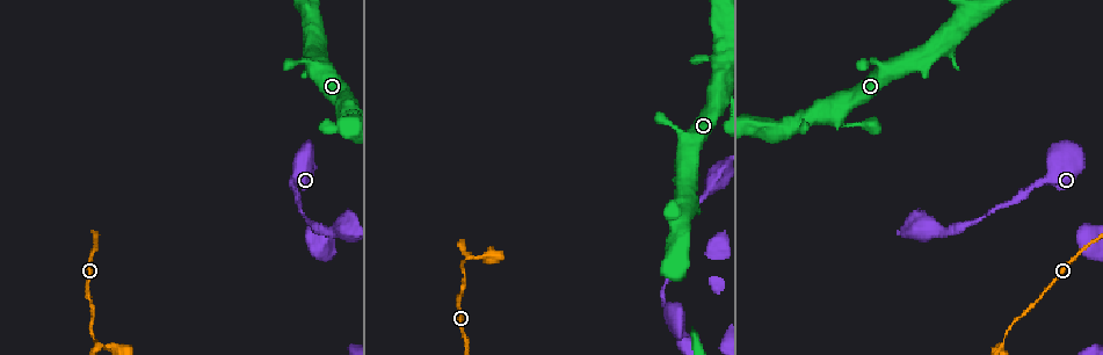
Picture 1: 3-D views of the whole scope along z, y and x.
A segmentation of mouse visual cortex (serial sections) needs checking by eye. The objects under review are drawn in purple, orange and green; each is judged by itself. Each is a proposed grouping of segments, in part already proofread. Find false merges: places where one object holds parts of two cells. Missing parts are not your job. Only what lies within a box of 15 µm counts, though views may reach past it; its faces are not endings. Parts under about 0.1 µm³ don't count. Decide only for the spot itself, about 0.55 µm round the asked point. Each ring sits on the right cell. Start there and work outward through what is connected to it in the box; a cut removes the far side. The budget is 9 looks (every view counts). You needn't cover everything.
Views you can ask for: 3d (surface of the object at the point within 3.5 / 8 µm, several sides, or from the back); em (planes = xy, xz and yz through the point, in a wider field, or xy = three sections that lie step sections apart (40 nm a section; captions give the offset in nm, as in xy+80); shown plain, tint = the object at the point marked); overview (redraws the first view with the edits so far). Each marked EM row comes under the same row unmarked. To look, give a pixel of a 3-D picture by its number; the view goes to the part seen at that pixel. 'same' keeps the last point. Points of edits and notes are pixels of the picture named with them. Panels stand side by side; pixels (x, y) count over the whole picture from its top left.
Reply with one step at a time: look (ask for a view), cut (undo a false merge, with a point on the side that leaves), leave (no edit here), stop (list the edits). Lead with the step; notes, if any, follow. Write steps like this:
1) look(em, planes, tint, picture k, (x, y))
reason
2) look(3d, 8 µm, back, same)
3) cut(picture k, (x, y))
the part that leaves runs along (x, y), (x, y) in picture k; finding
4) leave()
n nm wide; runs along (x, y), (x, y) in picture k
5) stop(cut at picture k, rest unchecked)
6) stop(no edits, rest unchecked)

look(3d, 3.5 µm, picture 1, (97, 346))
three arms meet

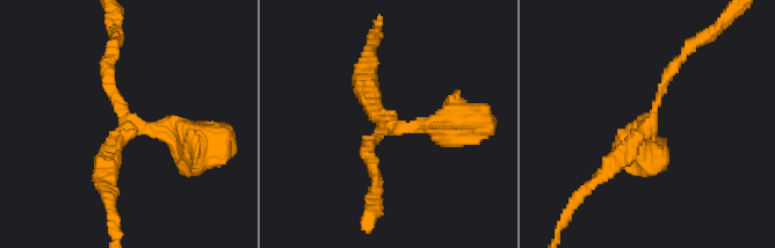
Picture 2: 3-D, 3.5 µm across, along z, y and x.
look(em, xy, step 2, tint, picture 2, (649, 121))
3 arms; arms of 150, 200, 250 nm

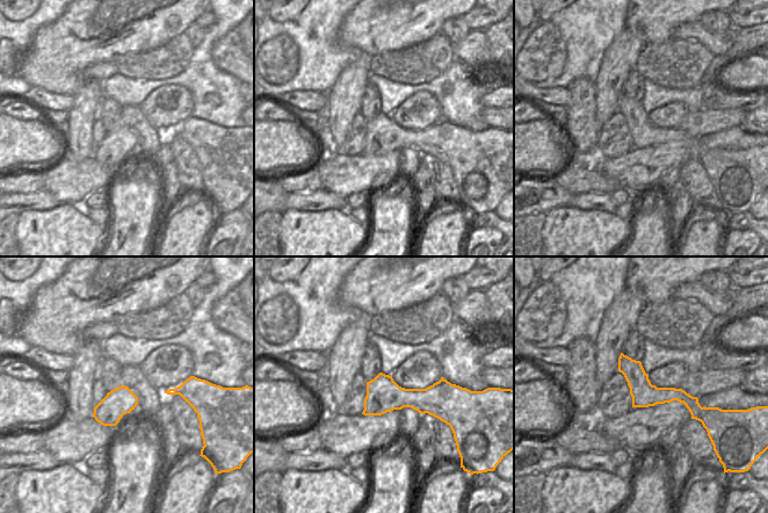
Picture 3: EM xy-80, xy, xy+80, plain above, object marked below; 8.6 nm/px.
leave()
runs along (371, 158), (385, 128), (460, 116) in picture 2; one cell here

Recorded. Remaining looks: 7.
look(3d, 3.5 µm, picture 1, (1068, 156))
sudden change in width

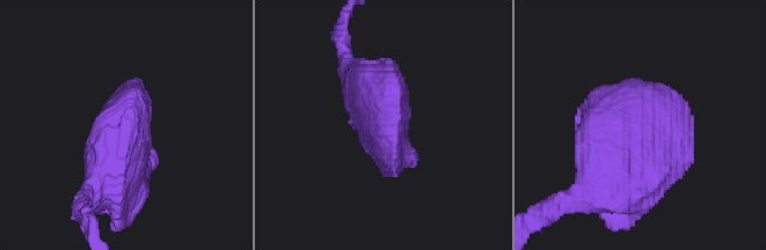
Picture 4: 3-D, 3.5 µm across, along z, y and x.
look(em, xy, step 3, tint, picture 4, (384, 122))
shape alone is not enough

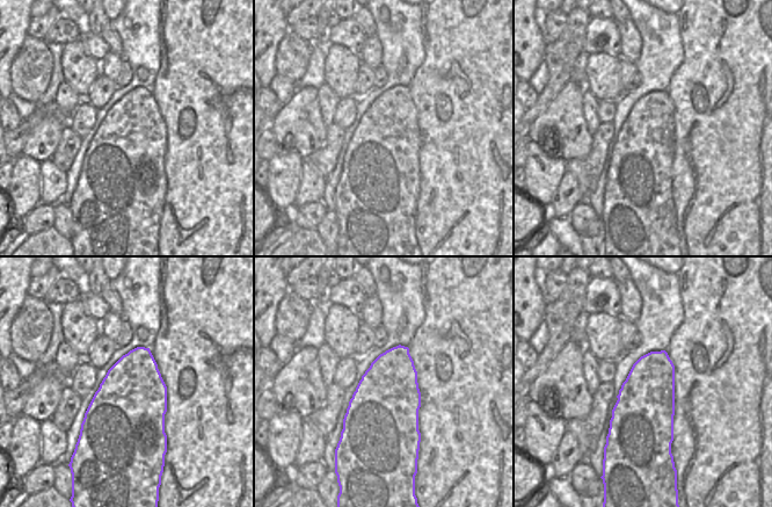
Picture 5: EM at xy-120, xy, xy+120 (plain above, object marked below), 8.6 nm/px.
leave()
runs along (635, 195), (627, 138), (677, 95) in picture 4; one cell here

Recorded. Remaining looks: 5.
look(3d, 3.5 µm, picture 1, (679, 222))

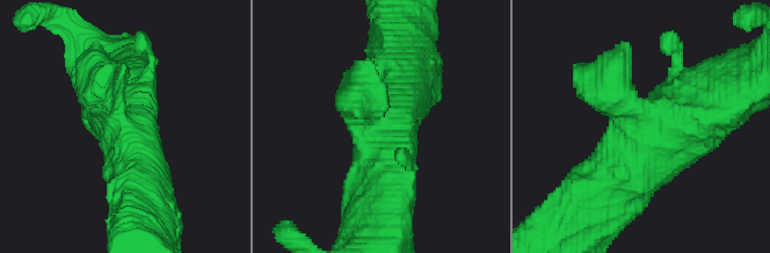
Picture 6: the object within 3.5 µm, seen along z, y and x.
look(em, xy, step 5, tint, picture 6, (642, 131))
need the tissue

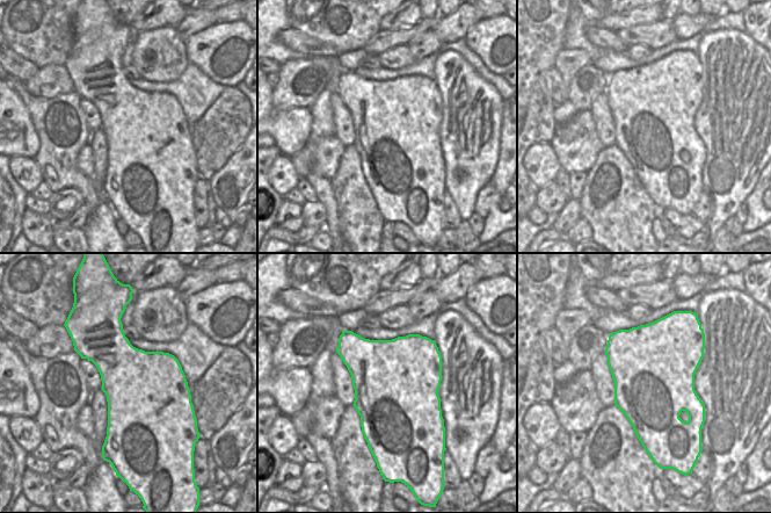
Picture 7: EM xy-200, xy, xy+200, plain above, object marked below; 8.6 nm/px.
look(em, planes, tint, same)

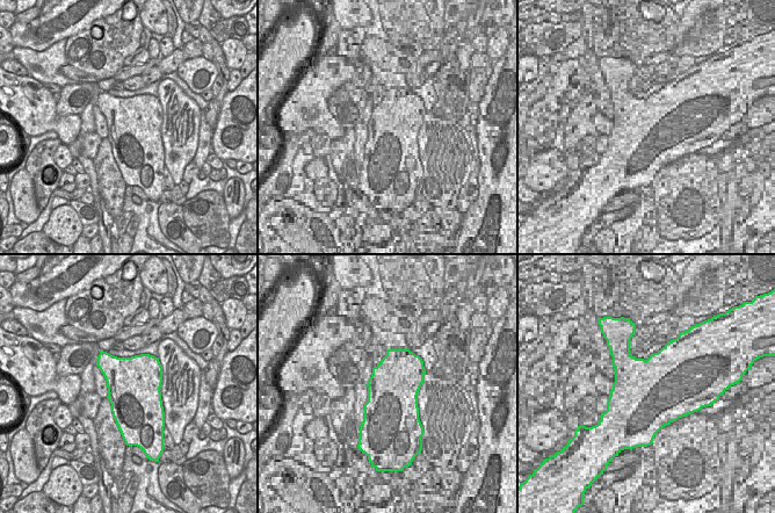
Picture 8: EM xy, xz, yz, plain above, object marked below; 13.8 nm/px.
leave()
750 nm wide; runs along (601, 190), (643, 130), (714, 106) in picture 6; continuous, no second cell

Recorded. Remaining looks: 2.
look(3d, 3.5 µm, picture 1, (713, 63))

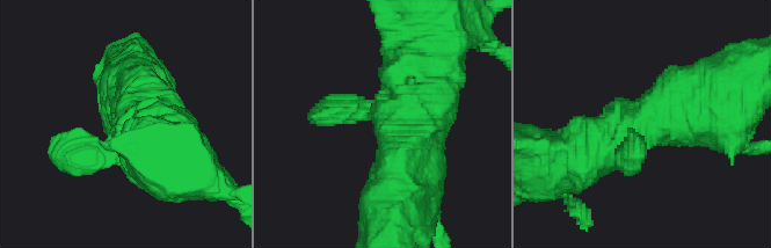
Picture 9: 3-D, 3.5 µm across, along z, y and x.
look(em, xy, step 2, tint, picture 9, (383, 117))

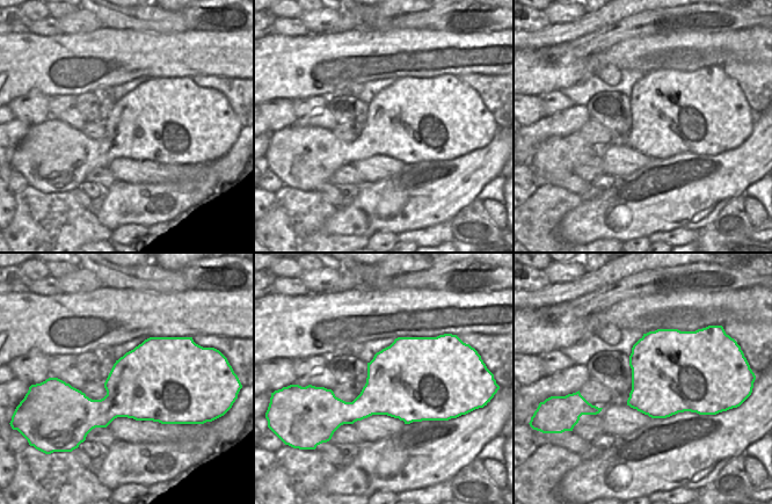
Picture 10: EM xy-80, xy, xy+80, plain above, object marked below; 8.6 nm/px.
leave()
runs along (144, 110), (130, 136), (51, 157) in picture 9; one cell here

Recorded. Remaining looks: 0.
stop(no edits, rest unchecked)

